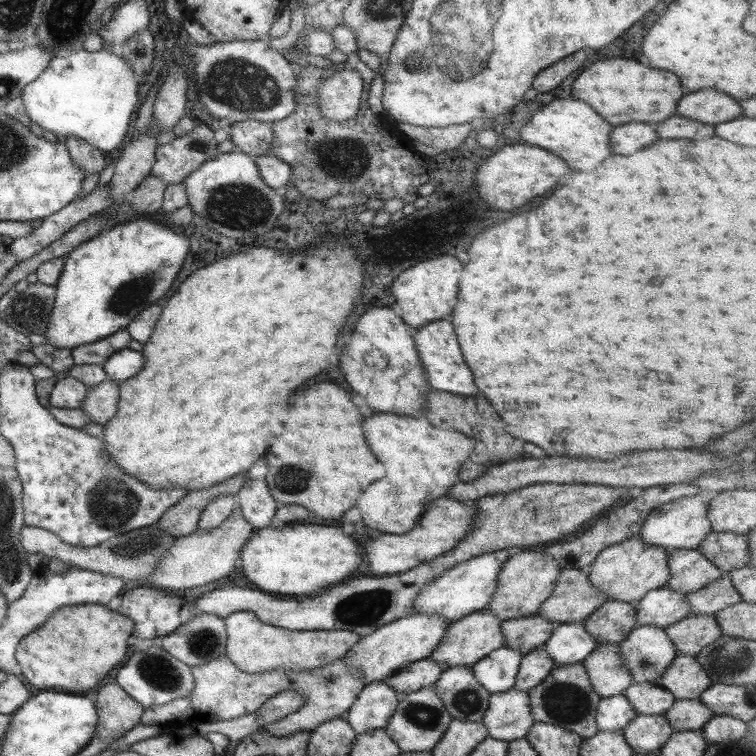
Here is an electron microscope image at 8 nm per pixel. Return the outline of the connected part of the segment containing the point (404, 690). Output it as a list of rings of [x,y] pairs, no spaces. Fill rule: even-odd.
[[[421,659],[403,666],[399,671],[385,677],[383,682],[401,696],[429,687],[441,673],[441,667],[435,661]]]

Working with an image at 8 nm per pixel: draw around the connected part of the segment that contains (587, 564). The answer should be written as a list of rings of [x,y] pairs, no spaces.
[[[671,484],[646,488],[639,498],[628,498],[625,505],[617,508],[609,507],[606,514],[599,516],[599,519],[589,528],[583,530],[581,536],[571,540],[571,542],[561,542],[561,544],[553,544],[549,548],[543,550],[543,554],[553,557],[555,564],[559,568],[572,568],[589,573],[591,570],[591,562],[595,560],[597,554],[604,550],[607,546],[617,545],[623,540],[628,540],[631,535],[637,535],[643,524],[644,518],[658,506],[675,499],[697,495],[699,488],[691,484]]]

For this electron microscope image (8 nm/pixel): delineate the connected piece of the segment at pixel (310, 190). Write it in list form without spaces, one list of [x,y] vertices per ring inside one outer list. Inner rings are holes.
[[[355,52],[347,55],[345,63],[334,64],[330,67],[317,68],[317,66],[294,66],[297,91],[295,91],[295,109],[283,119],[273,121],[273,140],[267,154],[288,163],[291,168],[293,186],[303,198],[323,201],[338,194],[367,194],[367,198],[407,198],[407,190],[411,190],[411,150],[403,150],[403,136],[393,134],[387,124],[381,126],[376,114],[369,110],[367,104],[367,92],[369,84],[373,80],[374,73],[363,66]],[[341,70],[353,70],[359,73],[362,79],[363,94],[361,104],[353,118],[346,121],[333,121],[321,114],[316,104],[317,85],[327,79],[329,75]]]

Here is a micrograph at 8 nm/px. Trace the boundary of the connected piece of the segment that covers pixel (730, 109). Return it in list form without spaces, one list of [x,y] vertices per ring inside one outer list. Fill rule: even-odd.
[[[697,90],[693,94],[685,94],[677,102],[679,116],[697,120],[701,124],[719,124],[739,118],[741,108],[735,100],[731,100],[716,90]]]

